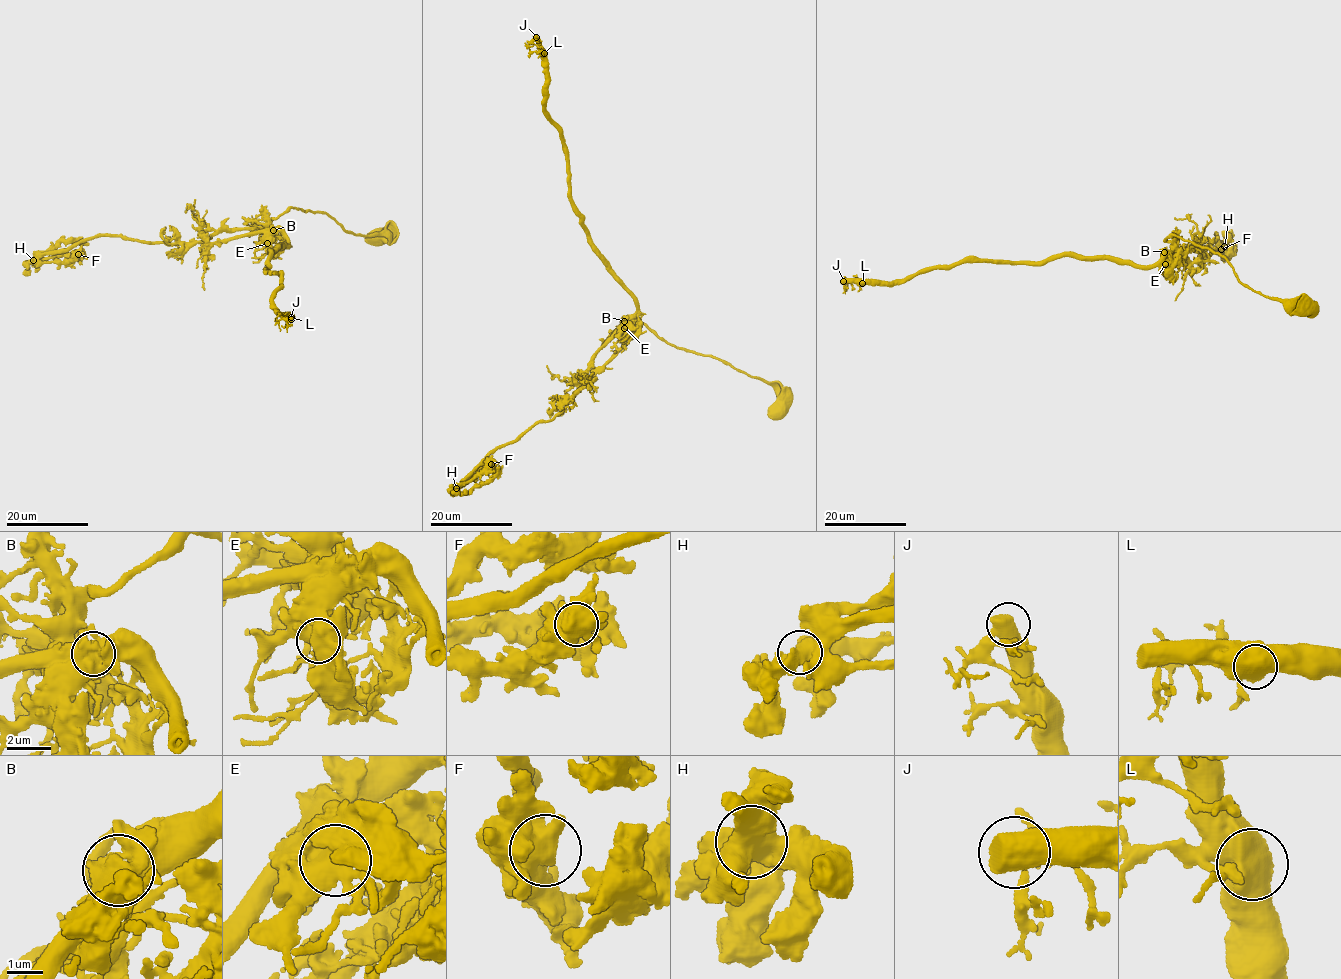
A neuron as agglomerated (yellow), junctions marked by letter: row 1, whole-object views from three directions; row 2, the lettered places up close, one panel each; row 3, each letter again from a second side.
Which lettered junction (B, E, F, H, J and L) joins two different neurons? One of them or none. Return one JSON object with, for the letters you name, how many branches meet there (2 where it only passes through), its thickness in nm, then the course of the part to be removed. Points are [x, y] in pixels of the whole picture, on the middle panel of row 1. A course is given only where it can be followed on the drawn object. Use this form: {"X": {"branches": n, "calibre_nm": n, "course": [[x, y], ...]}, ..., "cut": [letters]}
{"B": {"branches": 3, "calibre_nm": 650, "course": [[624, 320], [636, 297], [571, 199], [565, 139], [545, 109], [542, 52], [532, 46]]}, "cut": ["B"]}

